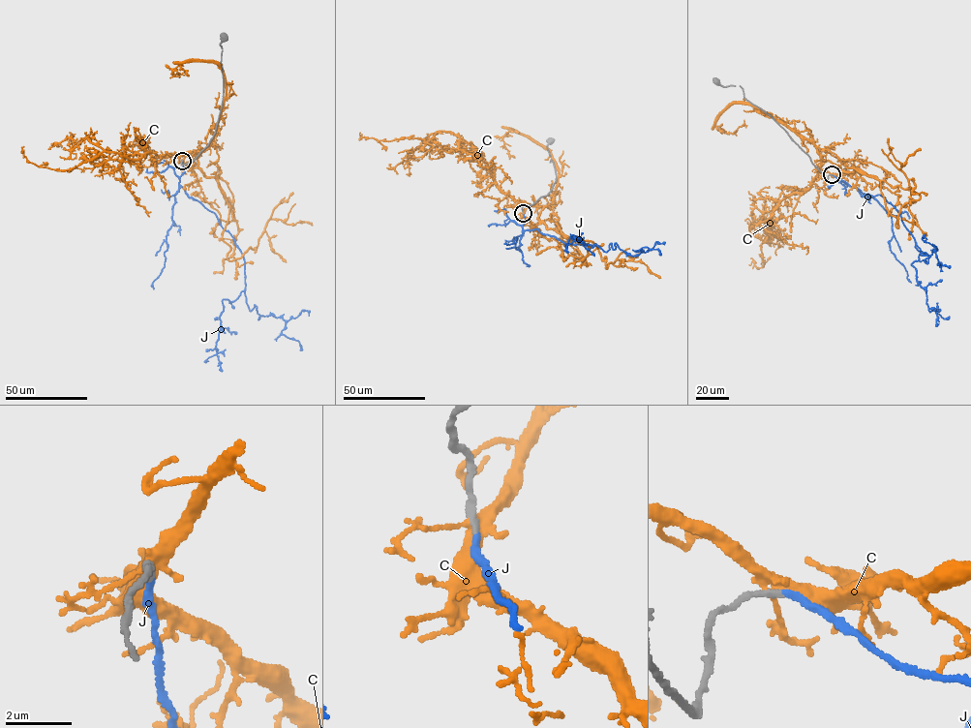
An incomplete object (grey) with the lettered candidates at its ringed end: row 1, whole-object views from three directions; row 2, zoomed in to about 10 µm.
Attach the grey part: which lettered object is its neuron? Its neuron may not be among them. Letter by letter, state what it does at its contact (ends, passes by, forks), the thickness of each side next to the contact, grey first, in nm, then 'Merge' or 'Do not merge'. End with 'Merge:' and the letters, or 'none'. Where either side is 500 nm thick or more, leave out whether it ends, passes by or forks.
C: It forks there. Thickness 200 nm (grey) against 320 nm. Do not merge
J: It ends there. Thickness 180 nm (grey) against 200 nm. Merge
Merge: J

